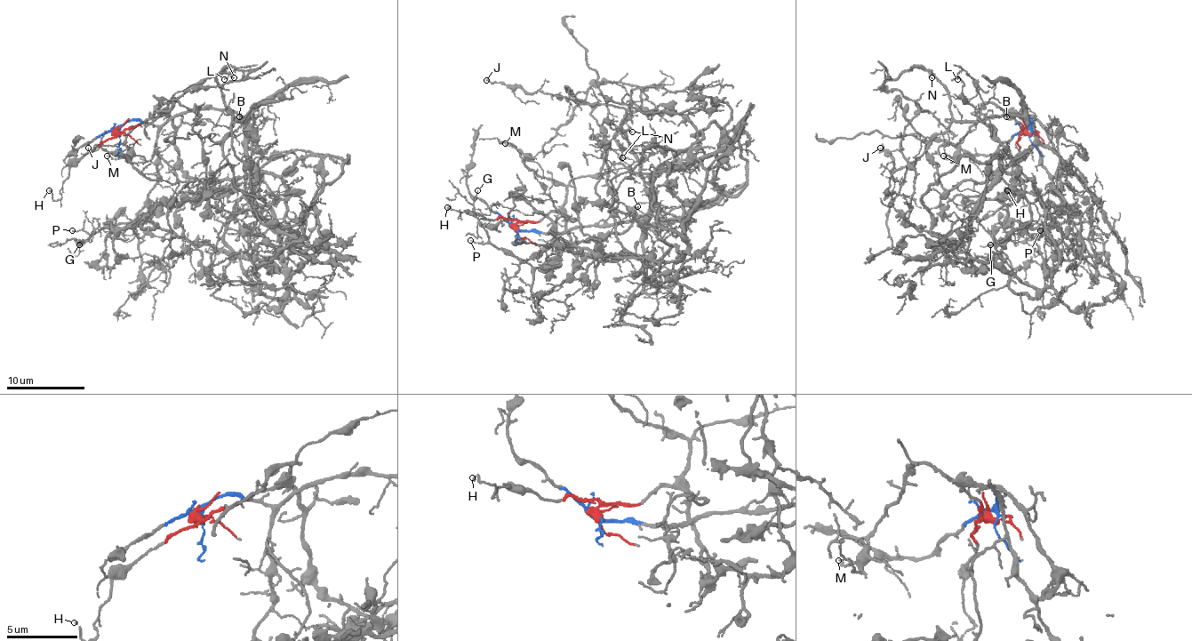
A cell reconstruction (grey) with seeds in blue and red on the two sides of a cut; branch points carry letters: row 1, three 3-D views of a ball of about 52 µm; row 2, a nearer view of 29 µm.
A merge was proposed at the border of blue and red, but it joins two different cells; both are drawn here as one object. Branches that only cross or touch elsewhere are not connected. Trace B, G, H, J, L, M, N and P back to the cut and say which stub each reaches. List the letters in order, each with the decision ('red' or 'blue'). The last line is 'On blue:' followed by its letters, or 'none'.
B: blue
G: blue
H: red
J: blue
L: red
M: red
N: blue
P: blue
On blue: B, G, J, N, P

